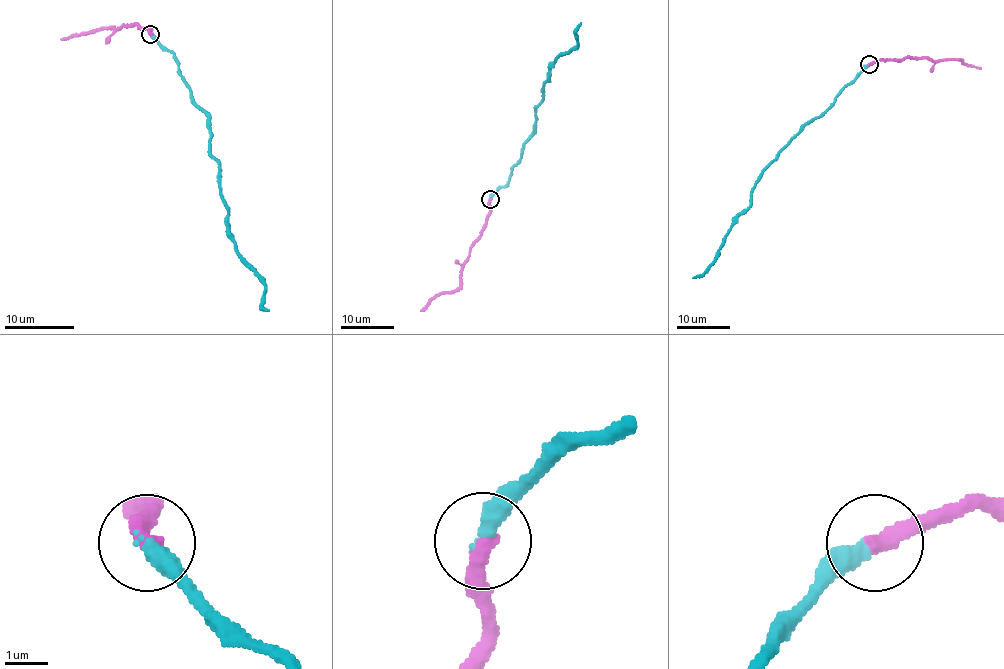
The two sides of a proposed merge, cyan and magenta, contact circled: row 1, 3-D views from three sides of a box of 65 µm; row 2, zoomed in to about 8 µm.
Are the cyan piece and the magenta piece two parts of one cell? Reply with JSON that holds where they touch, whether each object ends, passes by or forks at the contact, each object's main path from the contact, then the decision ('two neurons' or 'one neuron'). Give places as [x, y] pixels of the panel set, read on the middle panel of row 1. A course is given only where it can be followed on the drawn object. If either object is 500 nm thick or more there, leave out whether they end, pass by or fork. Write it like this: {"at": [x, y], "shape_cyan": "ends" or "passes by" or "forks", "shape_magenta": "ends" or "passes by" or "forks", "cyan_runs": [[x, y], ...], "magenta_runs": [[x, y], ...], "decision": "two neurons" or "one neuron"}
{"at": [490, 199], "shape_cyan": "ends", "shape_magenta": "ends", "cyan_runs": [[489, 199], [508, 183], [533, 134], [543, 86], [552, 66], [577, 44], [581, 23]], "magenta_runs": [[489, 199], [489, 216], [481, 236], [471, 248], [463, 268], [461, 284], [452, 291], [437, 294], [420, 311]], "decision": "two neurons"}

